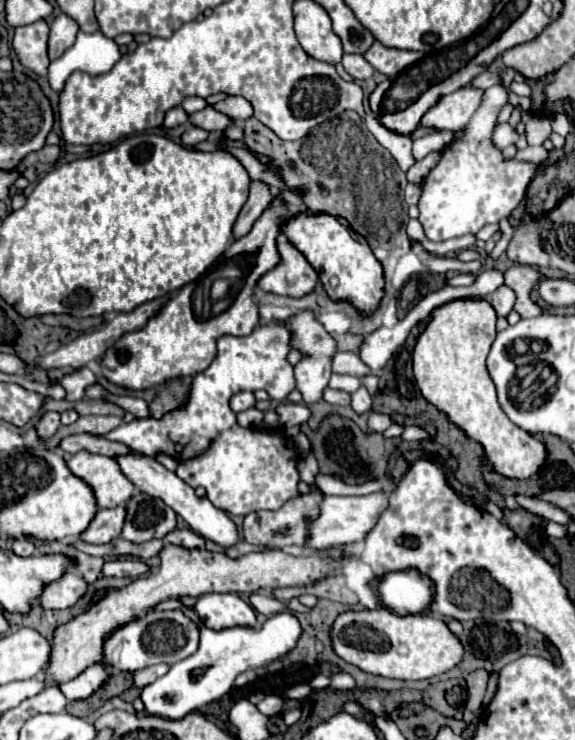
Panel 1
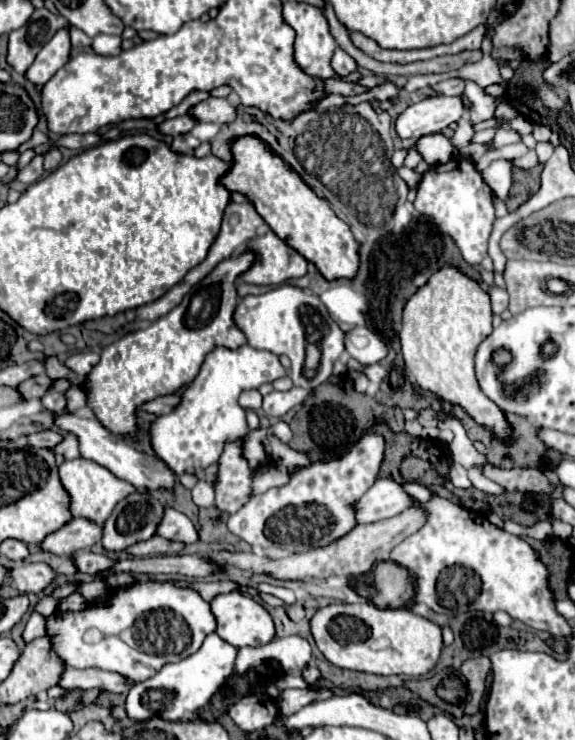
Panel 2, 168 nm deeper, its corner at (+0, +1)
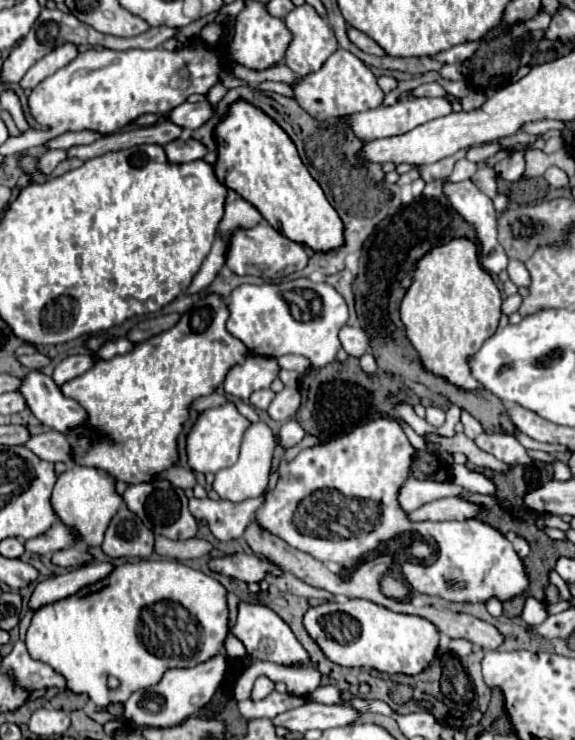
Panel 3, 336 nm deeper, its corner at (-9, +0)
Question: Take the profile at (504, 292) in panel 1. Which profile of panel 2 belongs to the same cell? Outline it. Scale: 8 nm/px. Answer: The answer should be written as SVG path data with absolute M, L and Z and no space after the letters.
M491 287L489 291L489 297L491 297L491 305L493 305L493 313L503 313L509 305L509 293L501 287Z

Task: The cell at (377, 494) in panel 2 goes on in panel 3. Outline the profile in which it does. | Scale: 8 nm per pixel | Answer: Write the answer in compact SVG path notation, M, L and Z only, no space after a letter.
M408 478L400 490L400 504L404 510L410 512L410 510L416 510L418 506L432 502L432 500L446 498L446 496L458 496L458 494L462 494L462 488L452 482Z

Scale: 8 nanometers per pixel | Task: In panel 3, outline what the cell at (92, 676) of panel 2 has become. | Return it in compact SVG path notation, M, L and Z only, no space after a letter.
M16 642L12 652L2 658L2 672L6 672L16 686L28 692L44 690L50 686L66 690L66 680L60 674L56 674L50 666L32 660L24 642Z

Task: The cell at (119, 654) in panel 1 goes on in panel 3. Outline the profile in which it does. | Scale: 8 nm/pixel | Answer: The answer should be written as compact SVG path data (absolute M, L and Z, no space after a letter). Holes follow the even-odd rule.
M140 560L134 564L126 562L114 566L102 582L108 584L104 588L88 586L70 598L38 608L26 632L26 648L30 656L52 666L66 678L68 690L88 694L98 708L118 702L122 704L132 692L158 684L166 670L202 664L224 648L228 634L228 592L212 576L176 560ZM108 676L116 676L120 680L118 690L108 690Z

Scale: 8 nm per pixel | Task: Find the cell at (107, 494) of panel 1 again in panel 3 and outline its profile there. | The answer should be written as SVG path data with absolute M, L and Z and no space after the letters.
M72 464L62 476L58 476L50 496L50 504L54 506L54 512L58 514L62 524L68 526L72 534L76 532L74 534L76 542L82 542L88 548L92 548L102 544L108 522L122 506L122 496L114 492L114 480L106 472L90 468L90 466Z

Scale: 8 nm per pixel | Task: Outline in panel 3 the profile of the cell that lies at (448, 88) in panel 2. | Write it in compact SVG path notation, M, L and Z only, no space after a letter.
M430 82L430 84L422 84L422 86L414 88L414 90L410 90L410 94L412 96L444 96L444 90L442 90L440 84Z

